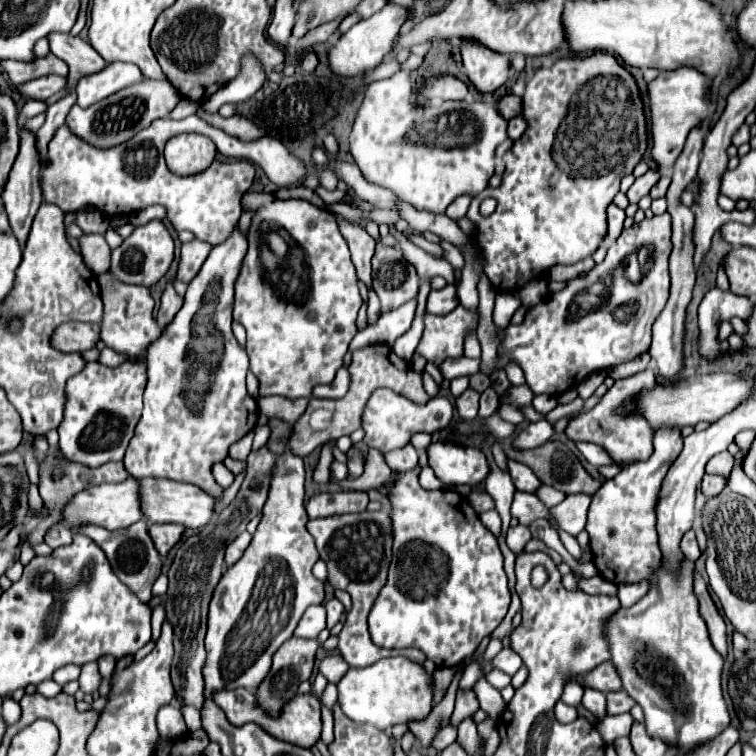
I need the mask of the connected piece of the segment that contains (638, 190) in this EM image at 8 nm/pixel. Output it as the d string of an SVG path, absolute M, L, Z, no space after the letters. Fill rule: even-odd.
M648 171L648 173L644 173L642 177L638 177L638 179L634 181L634 185L626 191L628 201L630 201L630 203L638 203L644 195L648 195L650 187L658 181L658 177L660 177L658 171Z

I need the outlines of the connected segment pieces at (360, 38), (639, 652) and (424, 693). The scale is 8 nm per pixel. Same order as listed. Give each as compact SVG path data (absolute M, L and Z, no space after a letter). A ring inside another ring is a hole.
M388 1L384 5L382 11L378 11L376 15L372 15L366 21L358 21L356 25L352 25L330 49L328 53L328 65L330 69L334 69L334 75L338 77L358 77L374 67L378 67L384 59L384 55L392 49L394 39L400 33L400 27L404 25L404 21L408 19L408 11L402 9L400 5Z
M684 559L678 573L664 567L664 575L656 575L650 583L650 591L632 607L618 609L606 625L610 641L612 663L620 671L624 689L644 711L644 727L662 743L690 753L696 747L718 737L730 725L730 711L722 695L722 663L724 659L714 649L706 623L698 611L698 599L694 595L694 563Z
M388 657L366 669L348 669L342 681L338 681L338 705L342 713L358 723L370 723L380 729L388 729L396 723L408 723L412 719L424 719L432 711L430 675L422 665L406 657Z

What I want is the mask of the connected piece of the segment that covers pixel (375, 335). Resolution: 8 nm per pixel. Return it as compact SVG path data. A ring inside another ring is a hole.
M416 299L404 303L402 307L390 311L390 313L382 313L374 325L358 331L352 339L346 353L346 355L350 355L350 363L352 351L364 345L376 343L392 345L404 331L410 329L414 315L416 315Z

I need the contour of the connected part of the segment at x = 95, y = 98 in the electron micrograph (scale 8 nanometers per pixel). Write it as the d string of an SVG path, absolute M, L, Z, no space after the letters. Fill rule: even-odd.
M110 63L106 69L102 69L100 73L82 77L76 85L76 103L86 109L92 103L98 103L100 99L106 99L108 95L136 83L136 81L144 81L140 69L136 65L130 63Z

